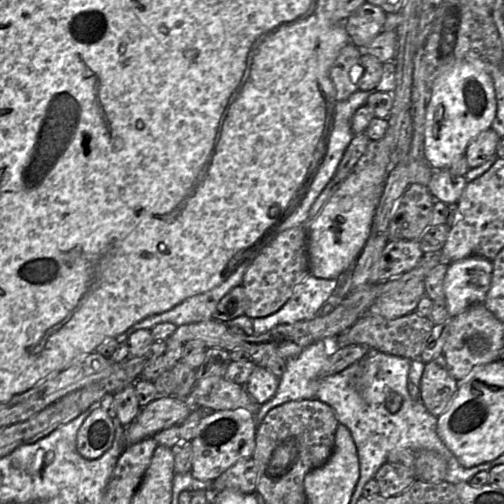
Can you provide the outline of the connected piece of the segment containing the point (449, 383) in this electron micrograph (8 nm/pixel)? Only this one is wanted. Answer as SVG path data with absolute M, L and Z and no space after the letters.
M443 354L425 364L421 401L432 415L438 418L446 411L457 389L458 381L450 373Z

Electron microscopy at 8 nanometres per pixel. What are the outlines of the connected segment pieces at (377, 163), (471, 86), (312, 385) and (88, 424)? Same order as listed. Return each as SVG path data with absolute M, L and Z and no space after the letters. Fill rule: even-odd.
M393 122L381 140L371 141L352 172L341 184L317 217L308 223L310 274L322 279L337 279L354 266L372 227L372 220L391 169L391 152L396 147Z
M468 62L455 64L434 81L430 101L426 109L424 153L434 170L449 169L454 161L464 156L469 143L481 132L491 128L496 115L497 100L494 82L490 74Z
M327 338L309 345L297 357L287 359L286 371L280 378L276 394L261 405L256 414L257 426L277 406L290 401L317 399L321 370L336 345L336 338Z
M96 408L78 430L76 450L85 459L98 459L112 446L114 437L112 418L101 408Z

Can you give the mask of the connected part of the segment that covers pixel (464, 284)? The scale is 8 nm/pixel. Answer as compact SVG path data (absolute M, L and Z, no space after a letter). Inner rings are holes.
M470 257L449 263L444 293L449 316L455 317L470 306L484 303L491 285L493 262Z

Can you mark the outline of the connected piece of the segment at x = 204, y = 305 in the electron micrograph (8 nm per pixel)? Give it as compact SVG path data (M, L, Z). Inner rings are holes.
M248 262L240 263L231 275L220 285L195 295L178 304L174 308L149 316L134 324L120 337L120 341L127 341L128 336L139 329L152 329L155 325L170 322L177 327L215 320L214 314L219 301L234 287L241 286Z

